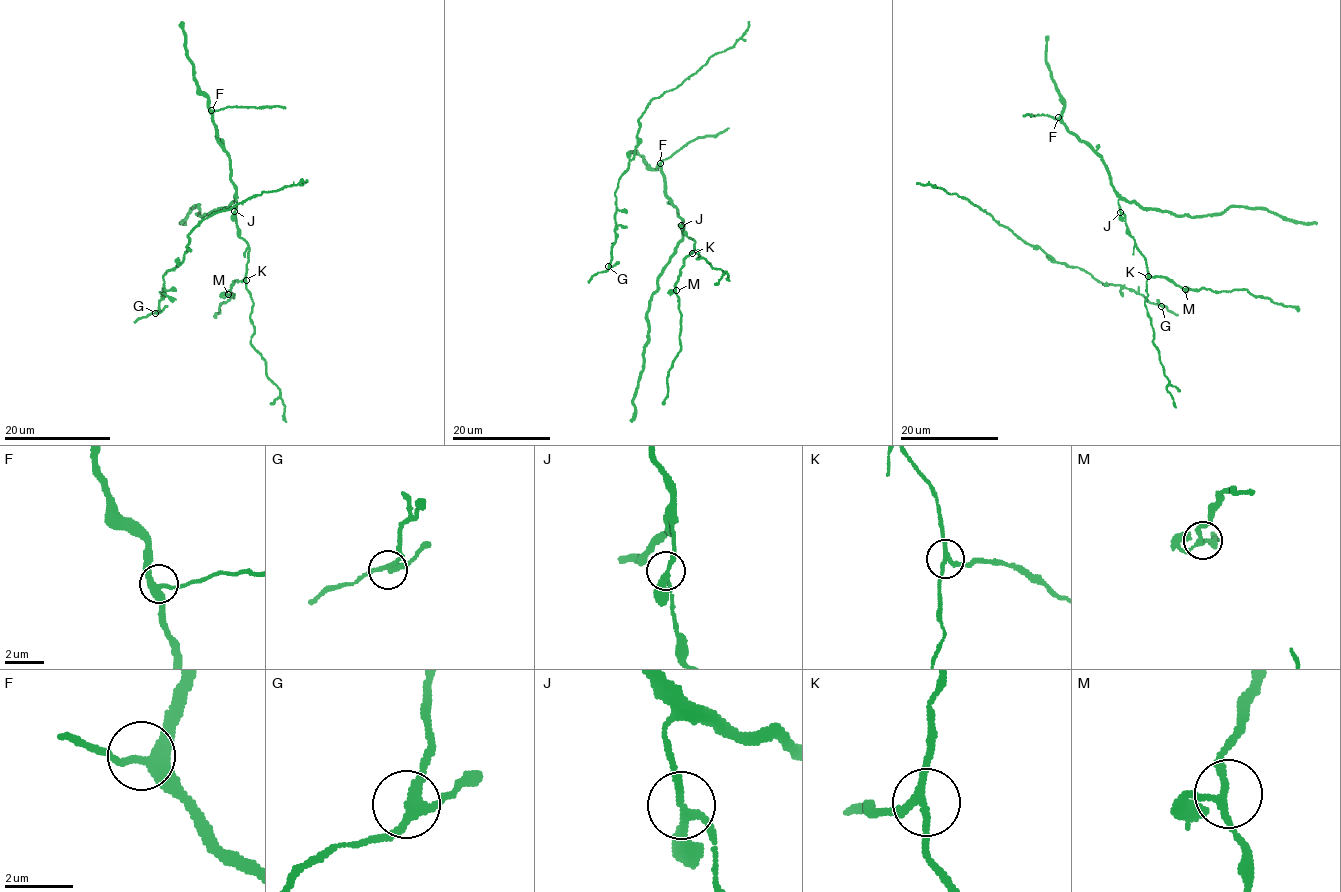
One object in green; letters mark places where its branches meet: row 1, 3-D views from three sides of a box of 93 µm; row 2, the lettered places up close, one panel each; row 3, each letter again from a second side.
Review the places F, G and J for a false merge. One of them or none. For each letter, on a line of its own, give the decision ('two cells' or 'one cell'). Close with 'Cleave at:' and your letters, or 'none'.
F: one cell
G: one cell
J: one cell
Cleave at: none

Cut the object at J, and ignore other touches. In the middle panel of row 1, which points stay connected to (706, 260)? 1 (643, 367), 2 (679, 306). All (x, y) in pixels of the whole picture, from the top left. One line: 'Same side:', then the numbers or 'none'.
Same side: 2

